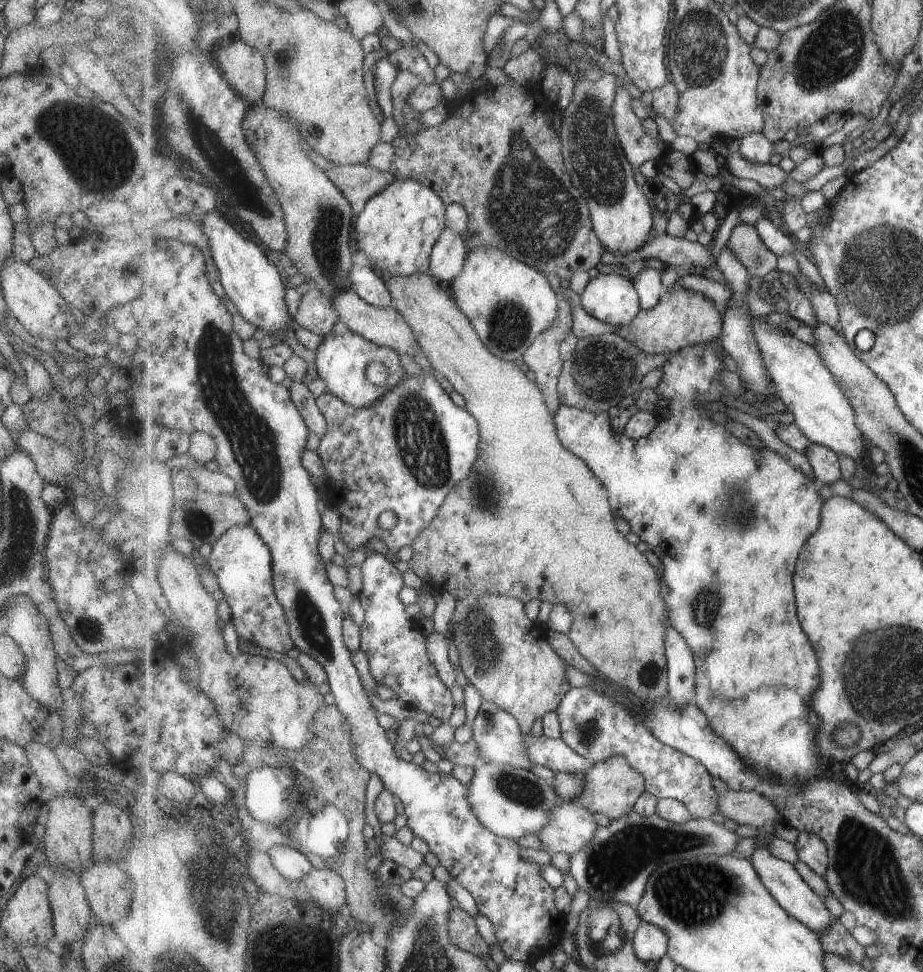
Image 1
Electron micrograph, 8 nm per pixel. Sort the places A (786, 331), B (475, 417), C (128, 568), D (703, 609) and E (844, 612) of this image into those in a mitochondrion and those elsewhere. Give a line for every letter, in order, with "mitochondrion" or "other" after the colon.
A: other
B: other
C: other
D: mitochondrion
E: other

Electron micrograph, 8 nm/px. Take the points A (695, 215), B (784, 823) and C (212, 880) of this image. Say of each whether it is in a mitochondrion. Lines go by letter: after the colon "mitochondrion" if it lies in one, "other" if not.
A: other
B: other
C: mitochondrion

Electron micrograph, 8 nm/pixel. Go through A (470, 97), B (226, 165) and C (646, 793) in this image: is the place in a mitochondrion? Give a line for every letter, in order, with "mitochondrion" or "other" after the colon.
A: other
B: mitochondrion
C: other

